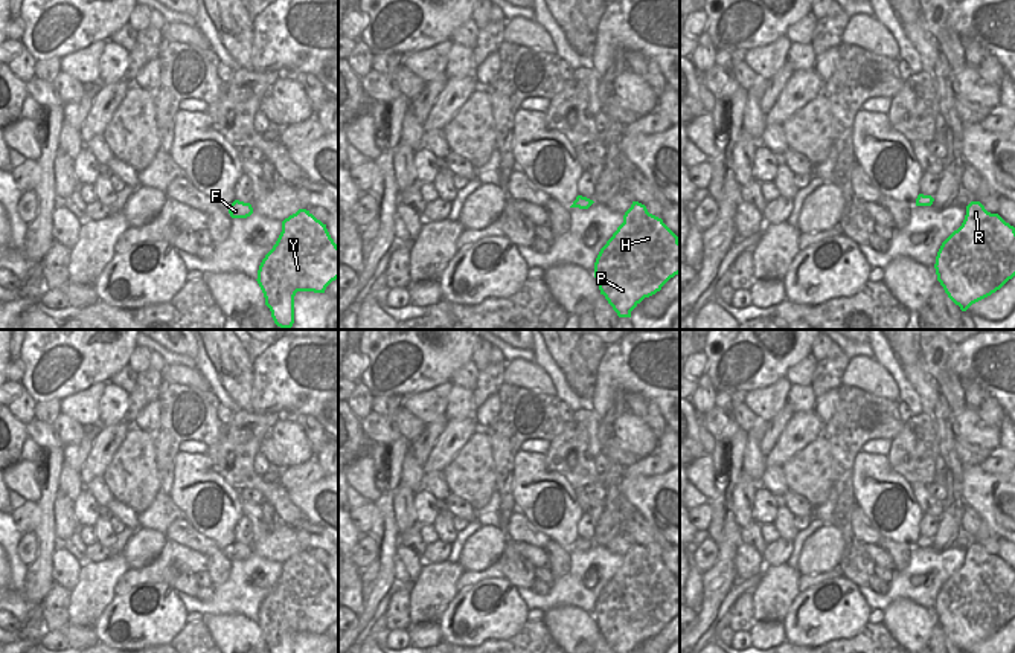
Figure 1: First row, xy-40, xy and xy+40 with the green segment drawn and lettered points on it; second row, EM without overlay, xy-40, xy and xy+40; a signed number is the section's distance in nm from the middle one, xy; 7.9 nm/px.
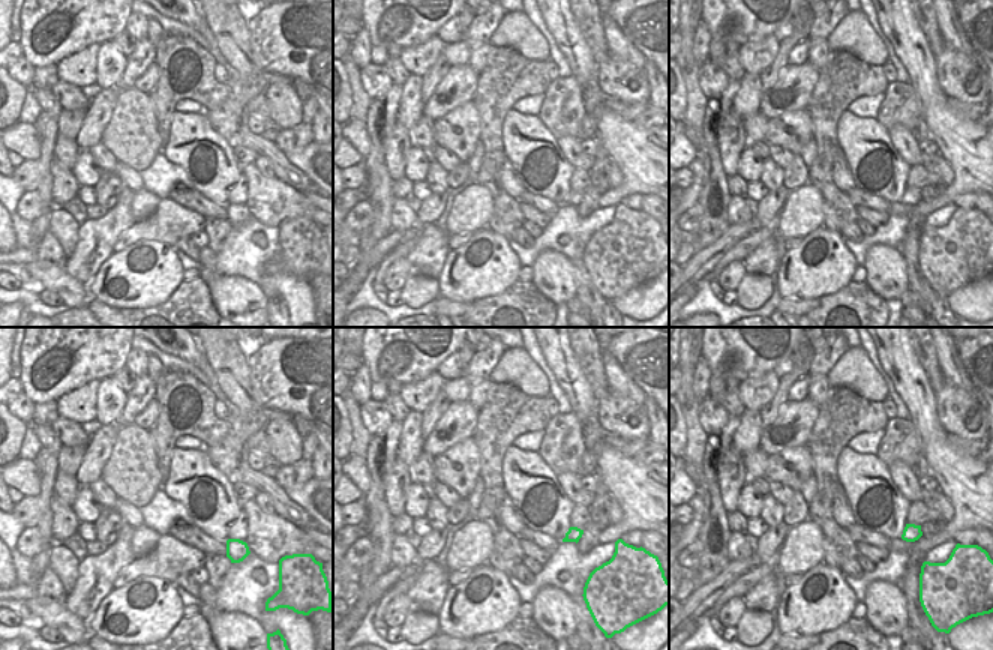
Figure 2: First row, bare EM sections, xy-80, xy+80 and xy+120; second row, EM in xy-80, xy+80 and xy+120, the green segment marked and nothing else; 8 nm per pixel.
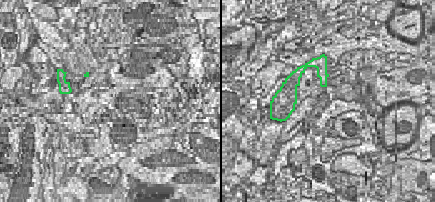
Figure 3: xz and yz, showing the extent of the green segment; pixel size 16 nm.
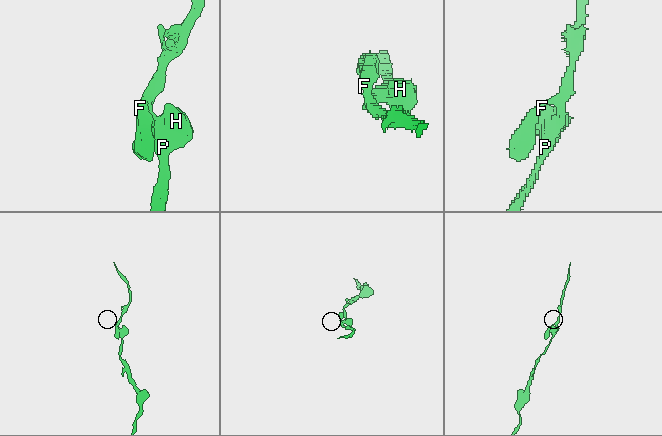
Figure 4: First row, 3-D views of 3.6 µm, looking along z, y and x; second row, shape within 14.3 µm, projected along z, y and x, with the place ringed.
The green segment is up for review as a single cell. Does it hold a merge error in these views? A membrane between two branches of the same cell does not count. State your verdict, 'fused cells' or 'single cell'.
single cell

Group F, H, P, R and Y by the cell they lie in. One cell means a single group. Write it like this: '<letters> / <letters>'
F H P R Y

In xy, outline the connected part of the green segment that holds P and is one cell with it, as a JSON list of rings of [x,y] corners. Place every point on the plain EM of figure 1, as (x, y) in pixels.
[[[632,543],[623,557],[623,565],[600,590],[594,604],[594,619],[600,636],[605,638],[614,653],[632,653],[645,639],[661,632],[661,629],[680,615],[678,578],[661,560],[648,554],[646,548]]]

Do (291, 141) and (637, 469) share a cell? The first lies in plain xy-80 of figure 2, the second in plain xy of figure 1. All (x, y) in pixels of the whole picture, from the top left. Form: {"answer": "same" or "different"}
{"answer": "same"}

